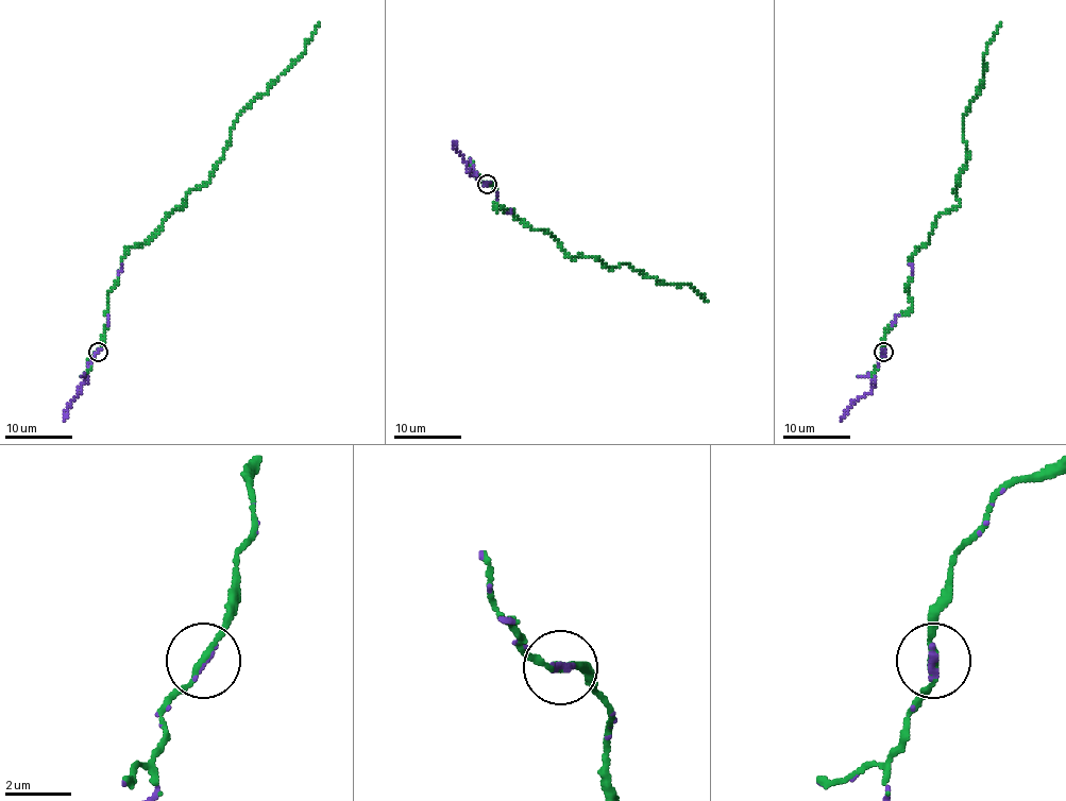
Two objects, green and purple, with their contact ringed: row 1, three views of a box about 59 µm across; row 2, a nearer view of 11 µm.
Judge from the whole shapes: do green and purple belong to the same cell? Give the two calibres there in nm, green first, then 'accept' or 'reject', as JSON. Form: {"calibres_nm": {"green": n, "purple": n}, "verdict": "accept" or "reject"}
{"calibres_nm": {"green": 200, "purple": 110}, "verdict": "accept"}

